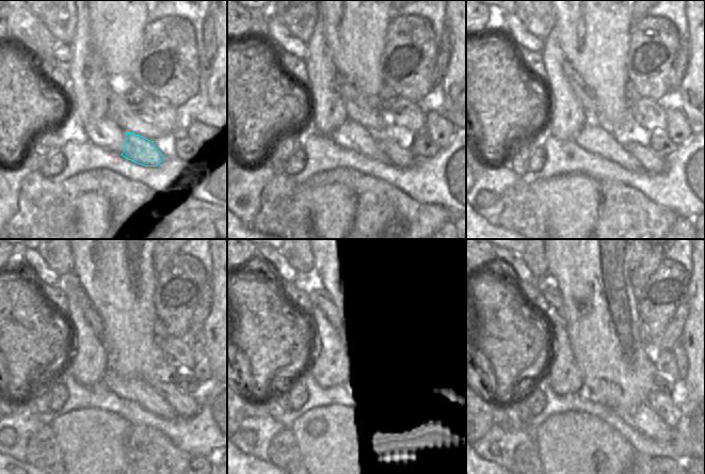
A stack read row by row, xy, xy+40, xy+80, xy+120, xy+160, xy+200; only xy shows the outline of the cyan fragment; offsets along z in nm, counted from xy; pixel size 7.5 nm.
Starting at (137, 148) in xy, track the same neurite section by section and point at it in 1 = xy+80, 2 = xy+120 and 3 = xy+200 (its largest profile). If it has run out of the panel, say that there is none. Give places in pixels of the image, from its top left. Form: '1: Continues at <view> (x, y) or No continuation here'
1: Continues at xy+80 (652, 162)
2: Continues at xy+120 (186, 406)
3: Continues at xy+200 (661, 403).

